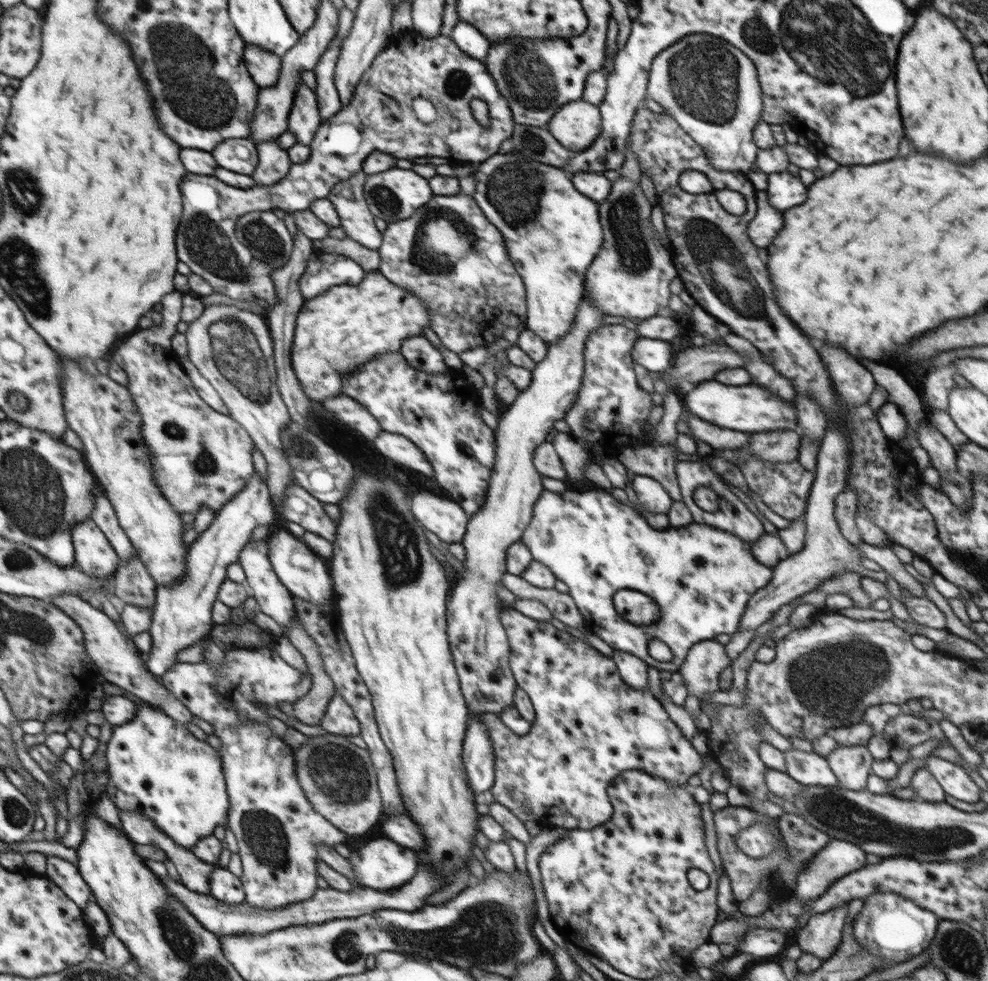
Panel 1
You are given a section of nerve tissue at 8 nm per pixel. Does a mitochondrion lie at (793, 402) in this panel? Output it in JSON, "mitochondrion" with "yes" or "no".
{"mitochondrion":"no"}

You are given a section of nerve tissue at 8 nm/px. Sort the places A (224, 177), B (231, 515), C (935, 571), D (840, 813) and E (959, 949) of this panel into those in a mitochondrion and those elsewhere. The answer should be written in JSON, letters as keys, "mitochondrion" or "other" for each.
{"A":"other","B":"other","C":"other","D":"mitochondrion","E":"mitochondrion"}

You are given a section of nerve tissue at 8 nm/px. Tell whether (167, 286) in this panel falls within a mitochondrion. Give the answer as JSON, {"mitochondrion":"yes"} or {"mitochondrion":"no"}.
{"mitochondrion":"no"}

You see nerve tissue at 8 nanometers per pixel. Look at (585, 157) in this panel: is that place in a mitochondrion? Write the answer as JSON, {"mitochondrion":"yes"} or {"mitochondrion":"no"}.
{"mitochondrion":"no"}

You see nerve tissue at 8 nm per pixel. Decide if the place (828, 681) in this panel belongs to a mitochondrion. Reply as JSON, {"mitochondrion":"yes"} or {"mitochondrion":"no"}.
{"mitochondrion":"yes"}

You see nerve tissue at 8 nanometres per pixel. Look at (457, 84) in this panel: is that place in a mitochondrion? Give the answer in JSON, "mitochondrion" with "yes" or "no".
{"mitochondrion":"yes"}

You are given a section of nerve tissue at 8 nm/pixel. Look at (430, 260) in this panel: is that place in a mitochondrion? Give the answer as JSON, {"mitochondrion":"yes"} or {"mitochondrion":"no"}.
{"mitochondrion":"yes"}

